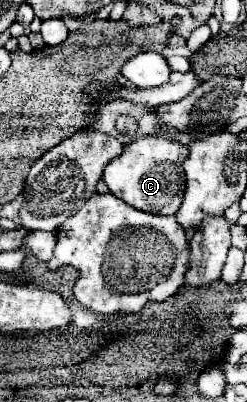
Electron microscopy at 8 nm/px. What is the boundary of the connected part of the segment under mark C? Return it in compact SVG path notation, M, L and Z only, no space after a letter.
M144 137L144 139L138 139L130 145L126 145L122 155L108 163L102 179L108 185L110 193L114 193L118 199L126 201L134 209L140 209L140 211L146 211L152 215L174 215L182 203L182 197L184 197L184 167L182 167L182 163L186 161L186 157L188 157L188 147L178 141L160 139L160 137Z

